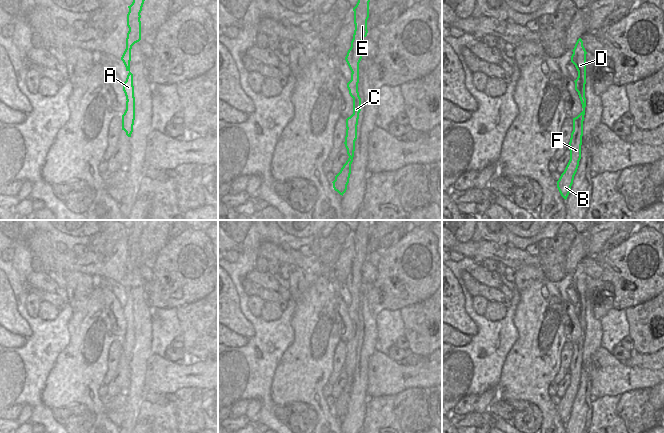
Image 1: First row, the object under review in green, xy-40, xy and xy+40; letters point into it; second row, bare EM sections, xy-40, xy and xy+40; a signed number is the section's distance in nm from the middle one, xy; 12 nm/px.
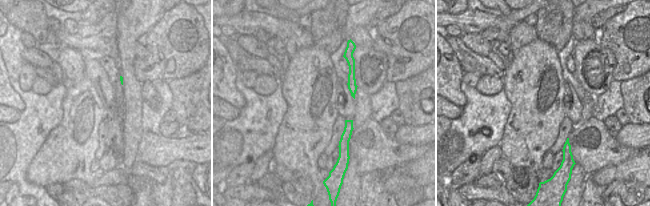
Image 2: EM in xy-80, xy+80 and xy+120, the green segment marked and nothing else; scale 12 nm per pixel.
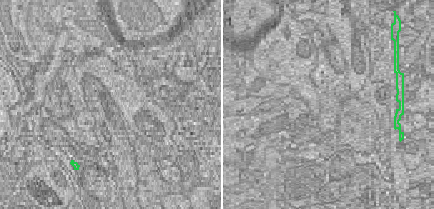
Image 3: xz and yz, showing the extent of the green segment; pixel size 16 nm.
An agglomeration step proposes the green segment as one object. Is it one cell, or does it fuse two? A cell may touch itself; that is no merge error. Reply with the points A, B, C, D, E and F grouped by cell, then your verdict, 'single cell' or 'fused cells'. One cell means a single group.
A B C D E F | single cell

